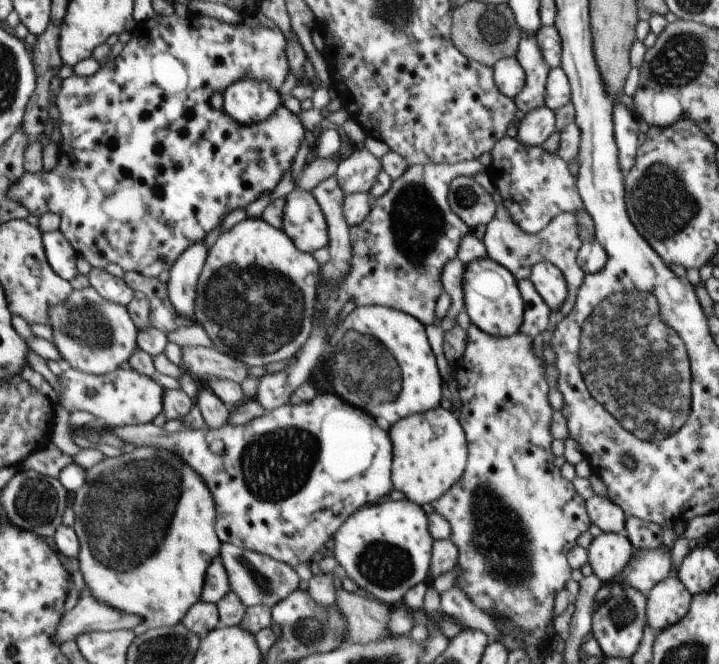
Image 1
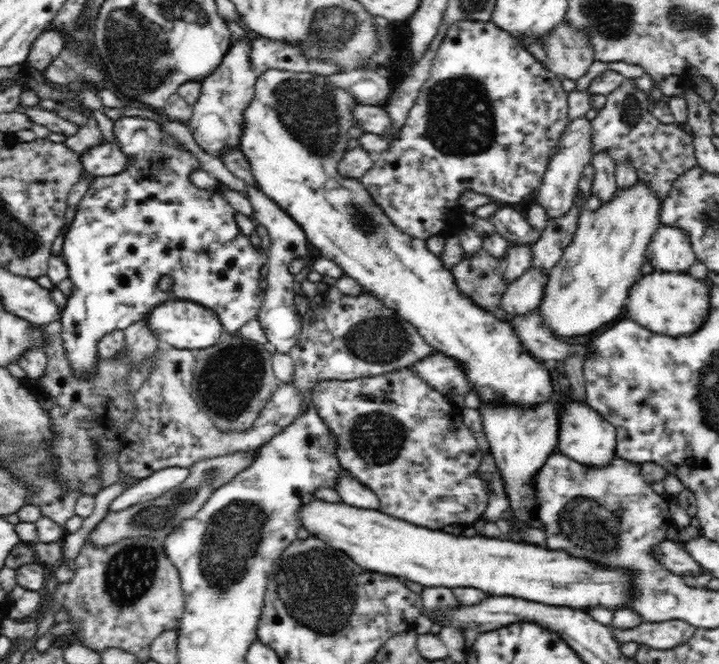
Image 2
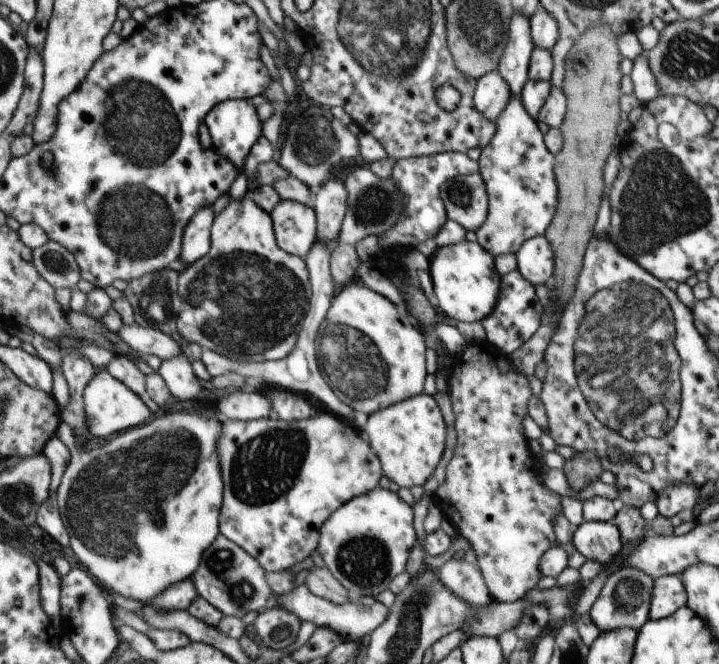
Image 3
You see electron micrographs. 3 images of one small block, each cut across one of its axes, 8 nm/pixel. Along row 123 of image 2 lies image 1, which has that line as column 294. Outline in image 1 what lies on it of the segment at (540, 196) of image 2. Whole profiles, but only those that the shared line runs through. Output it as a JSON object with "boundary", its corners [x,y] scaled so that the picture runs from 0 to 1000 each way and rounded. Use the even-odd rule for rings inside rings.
{"boundary":[[[312,818],[307,840],[317,861],[323,890],[332,896],[342,914],[370,913],[378,917],[416,886],[417,873],[412,858],[401,849],[380,843],[374,836]]]}

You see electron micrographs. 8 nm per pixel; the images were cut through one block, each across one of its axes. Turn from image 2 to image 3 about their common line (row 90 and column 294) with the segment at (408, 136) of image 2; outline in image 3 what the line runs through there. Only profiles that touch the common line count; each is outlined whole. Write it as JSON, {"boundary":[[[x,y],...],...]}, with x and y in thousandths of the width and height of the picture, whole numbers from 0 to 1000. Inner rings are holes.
{"boundary":[[[449,619],[419,634],[370,628],[312,636],[309,708],[314,708],[314,750],[307,803],[355,837],[373,860],[401,858],[439,830],[448,791],[481,756],[526,735],[530,691],[517,669],[487,636]]]}

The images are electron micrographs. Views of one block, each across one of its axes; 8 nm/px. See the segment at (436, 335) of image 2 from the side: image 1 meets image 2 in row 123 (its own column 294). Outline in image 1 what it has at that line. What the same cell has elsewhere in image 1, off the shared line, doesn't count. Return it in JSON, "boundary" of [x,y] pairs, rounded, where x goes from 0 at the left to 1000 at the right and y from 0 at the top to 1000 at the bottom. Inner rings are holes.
{"boundary":[[[345,325],[341,333],[330,337],[321,346],[317,346],[317,349],[306,352],[305,360],[293,373],[291,393],[287,398],[285,411],[281,413],[280,426],[275,434],[271,482],[274,488],[284,492],[302,526],[309,527],[309,530],[330,542],[337,542],[342,550],[369,553],[378,545],[403,541],[412,535],[420,518],[424,520],[426,512],[434,502],[434,476],[437,476],[437,458],[439,458],[439,431],[442,431],[445,419],[445,398],[435,383],[419,378],[392,345],[380,343],[367,328],[349,328]]]}

